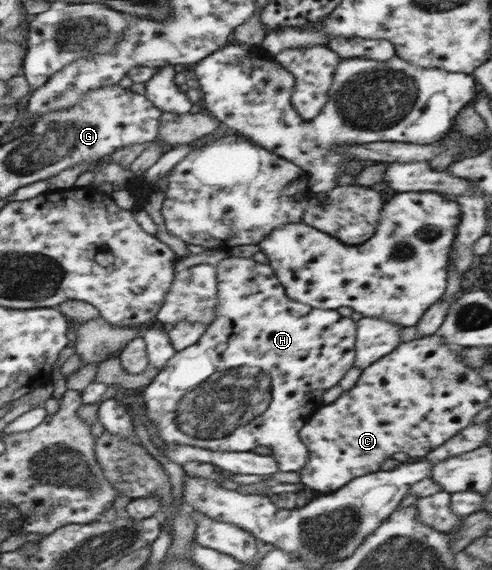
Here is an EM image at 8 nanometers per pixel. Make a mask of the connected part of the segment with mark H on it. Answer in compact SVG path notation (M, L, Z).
M228 257L218 265L219 287L221 287L221 303L218 307L218 321L208 328L208 333L201 338L199 343L178 351L164 368L143 391L146 415L157 425L161 439L166 443L175 445L193 445L213 451L248 452L257 447L272 449L272 456L279 465L281 472L299 472L303 470L312 456L311 450L306 447L306 442L301 436L303 427L310 422L318 411L327 405L327 391L331 387L339 387L339 383L357 361L358 324L348 317L341 316L337 310L327 308L314 308L304 303L297 303L285 295L282 282L279 283L277 272L270 265L263 265L252 258Z

